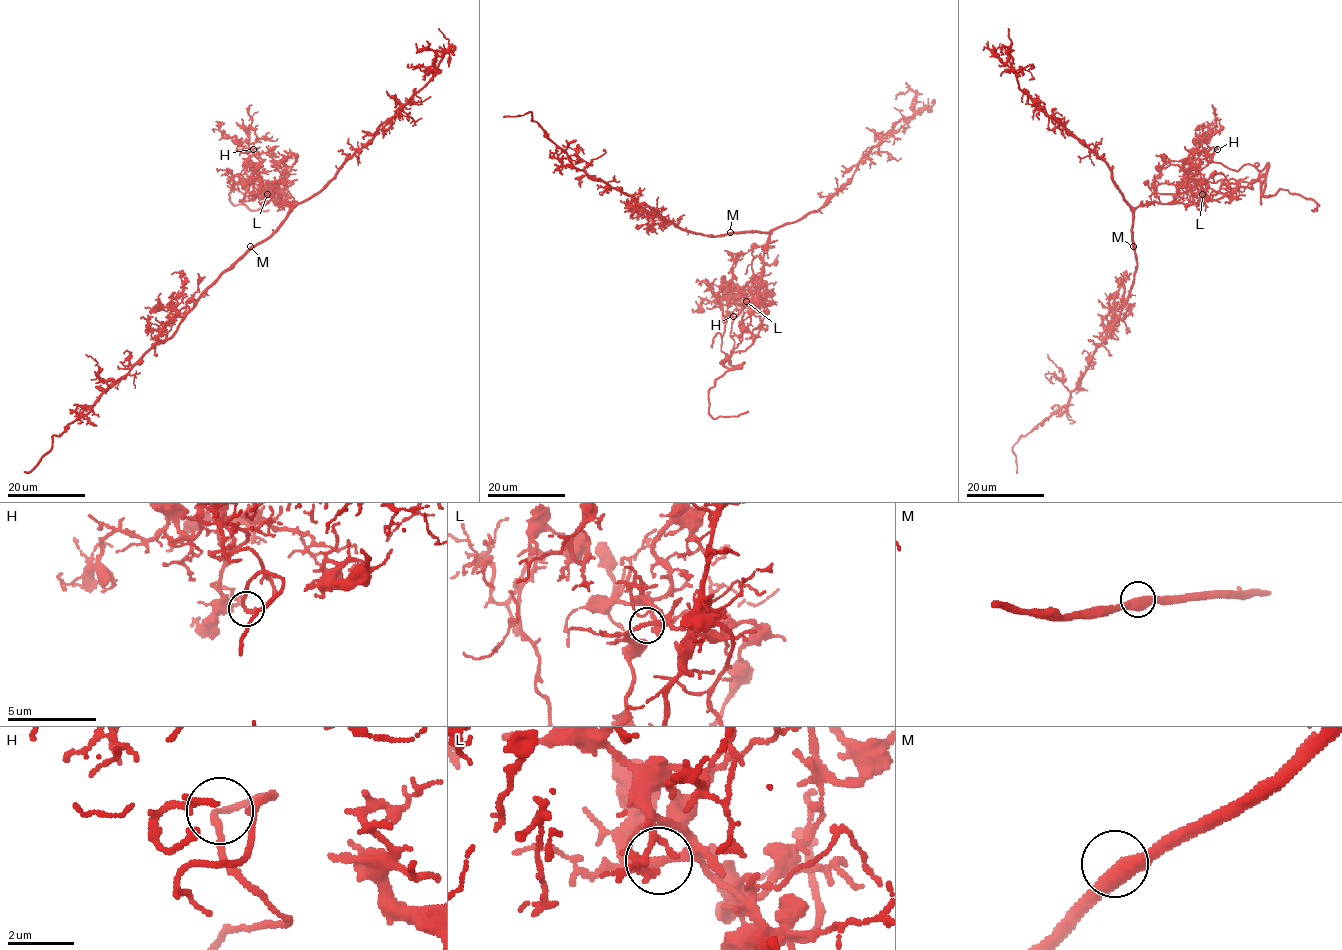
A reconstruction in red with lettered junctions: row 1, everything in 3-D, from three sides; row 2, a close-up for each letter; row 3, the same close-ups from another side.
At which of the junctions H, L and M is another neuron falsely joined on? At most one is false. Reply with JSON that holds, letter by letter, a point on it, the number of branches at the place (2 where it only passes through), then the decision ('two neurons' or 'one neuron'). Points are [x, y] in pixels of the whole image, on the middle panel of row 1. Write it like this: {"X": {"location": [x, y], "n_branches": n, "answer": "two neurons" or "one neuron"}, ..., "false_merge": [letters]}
{"H": {"location": [733, 316], "n_branches": 2, "answer": "one neuron"}, "L": {"location": [746, 301], "n_branches": 2, "answer": "two neurons"}, "M": {"location": [730, 232], "n_branches": 2, "answer": "one neuron"}, "false_merge": ["L"]}

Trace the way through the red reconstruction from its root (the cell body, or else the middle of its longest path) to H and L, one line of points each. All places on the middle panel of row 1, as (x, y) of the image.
H: (732, 233), (769, 233), (759, 297), (752, 302), (726, 289), (727, 303), (734, 304), (739, 312), (733, 317)
L: (732, 233), (769, 233), (759, 297), (753, 302), (746, 301)

